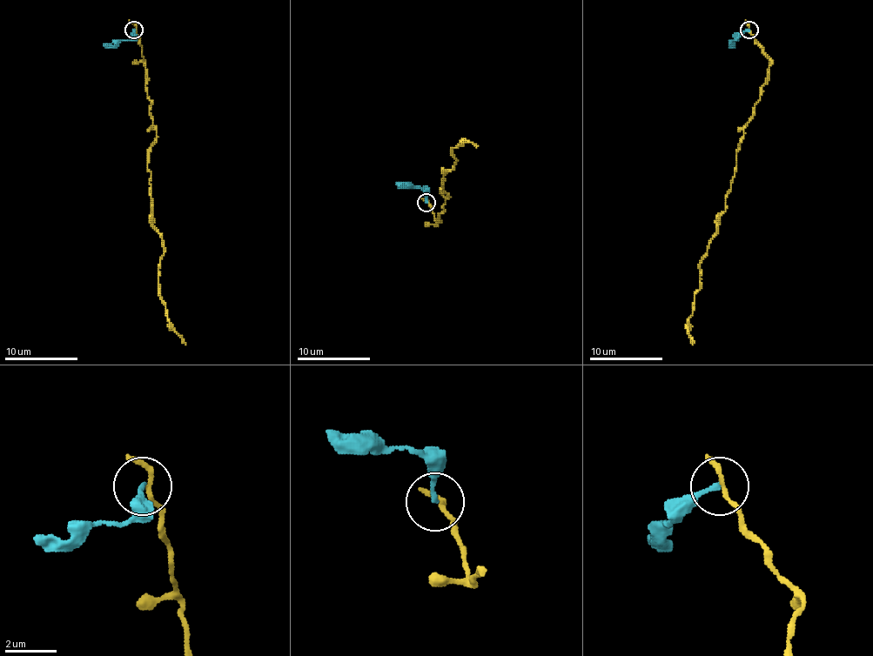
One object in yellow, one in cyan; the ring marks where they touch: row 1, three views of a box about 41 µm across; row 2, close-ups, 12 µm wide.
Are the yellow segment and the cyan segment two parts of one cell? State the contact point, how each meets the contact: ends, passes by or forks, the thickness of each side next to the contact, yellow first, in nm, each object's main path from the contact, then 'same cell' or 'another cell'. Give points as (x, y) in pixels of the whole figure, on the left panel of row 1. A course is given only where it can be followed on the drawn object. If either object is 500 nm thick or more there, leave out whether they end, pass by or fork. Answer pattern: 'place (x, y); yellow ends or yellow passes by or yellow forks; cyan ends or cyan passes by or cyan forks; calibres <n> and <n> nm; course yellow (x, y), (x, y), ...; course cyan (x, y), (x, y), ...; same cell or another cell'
place (134, 30); yellow passes by; cyan ends; calibres 160 and 170 nm; course yellow (134, 29), (149, 115), (157, 130), (147, 170), (152, 224), (164, 244), (158, 293), (169, 324), (185, 344); course cyan (134, 29), (134, 35), (129, 40), (114, 40), (104, 45); another cell

